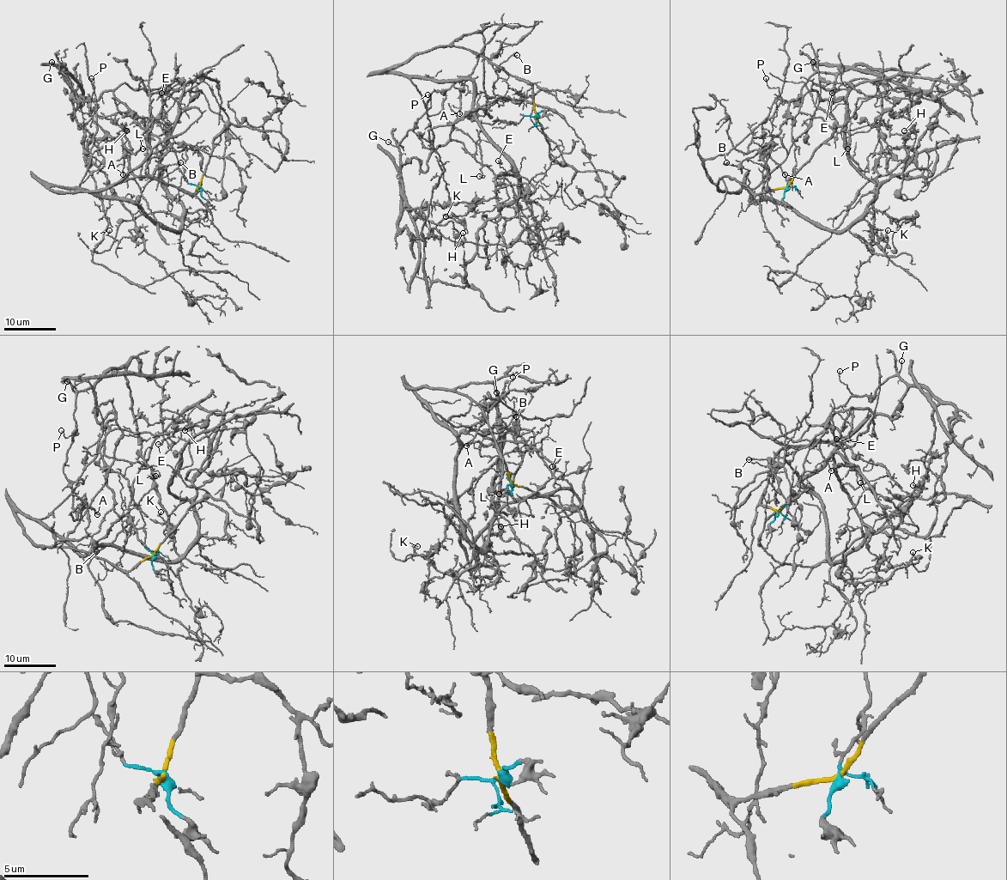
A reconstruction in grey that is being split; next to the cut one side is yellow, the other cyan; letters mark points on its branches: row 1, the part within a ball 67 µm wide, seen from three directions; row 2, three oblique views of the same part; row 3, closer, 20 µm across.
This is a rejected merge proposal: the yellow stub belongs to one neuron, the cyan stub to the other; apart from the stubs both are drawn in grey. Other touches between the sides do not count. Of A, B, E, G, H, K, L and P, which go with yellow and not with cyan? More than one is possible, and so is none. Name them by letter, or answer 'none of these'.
none of these

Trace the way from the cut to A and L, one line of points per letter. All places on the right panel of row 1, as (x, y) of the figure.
A: (786, 187), (789, 104), (841, 100), (833, 74), (748, 148), (785, 174)
L: (786, 187), (797, 161), (792, 100), (802, 99), (800, 112), (821, 118), (846, 141), (846, 148)

